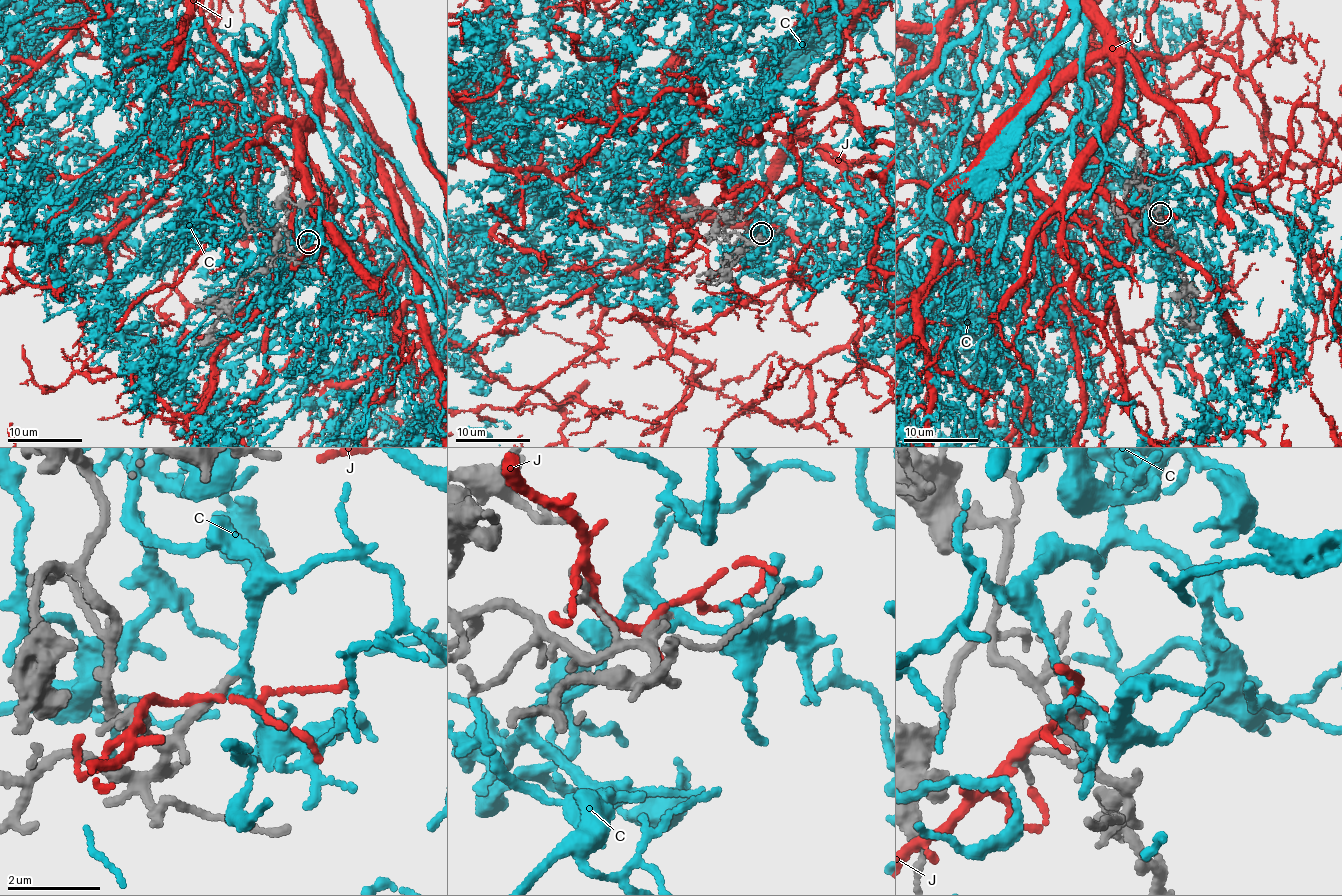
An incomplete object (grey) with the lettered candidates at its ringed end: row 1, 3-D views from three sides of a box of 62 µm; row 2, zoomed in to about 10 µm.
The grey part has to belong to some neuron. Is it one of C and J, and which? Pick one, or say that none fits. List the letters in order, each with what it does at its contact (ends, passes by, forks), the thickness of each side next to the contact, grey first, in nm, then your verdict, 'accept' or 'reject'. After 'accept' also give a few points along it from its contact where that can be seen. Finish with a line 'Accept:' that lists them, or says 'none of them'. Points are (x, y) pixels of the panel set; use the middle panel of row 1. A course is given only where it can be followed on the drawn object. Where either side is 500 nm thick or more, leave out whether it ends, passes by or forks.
C: it passes by; calibres 260 and 190 nm; accept; course (760, 234), (765, 143), (631, 215), (508, 191), (714, 170)
J: it passes by; calibres 280 and 170 nm; reject
Accept: C

